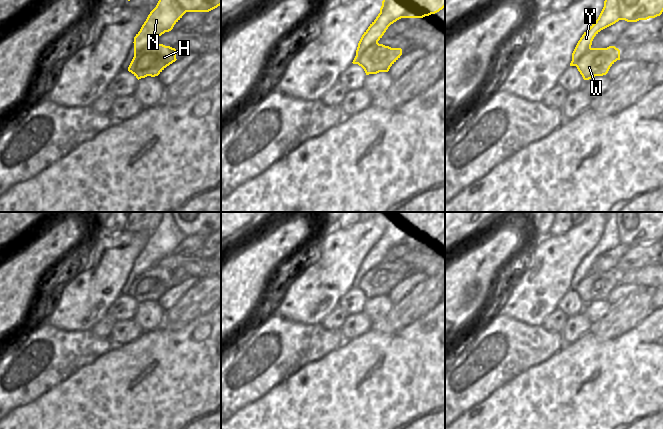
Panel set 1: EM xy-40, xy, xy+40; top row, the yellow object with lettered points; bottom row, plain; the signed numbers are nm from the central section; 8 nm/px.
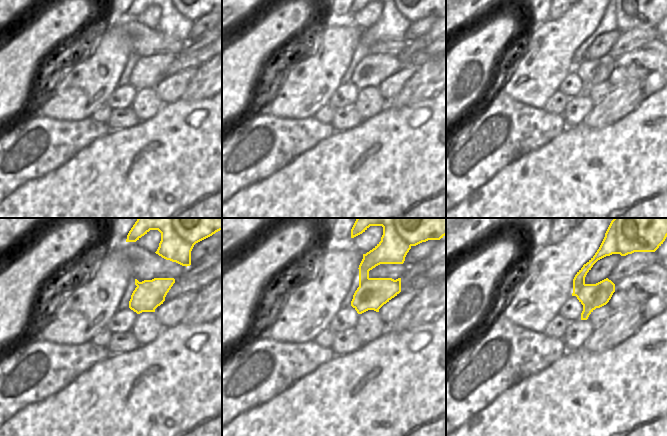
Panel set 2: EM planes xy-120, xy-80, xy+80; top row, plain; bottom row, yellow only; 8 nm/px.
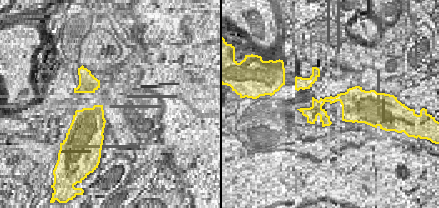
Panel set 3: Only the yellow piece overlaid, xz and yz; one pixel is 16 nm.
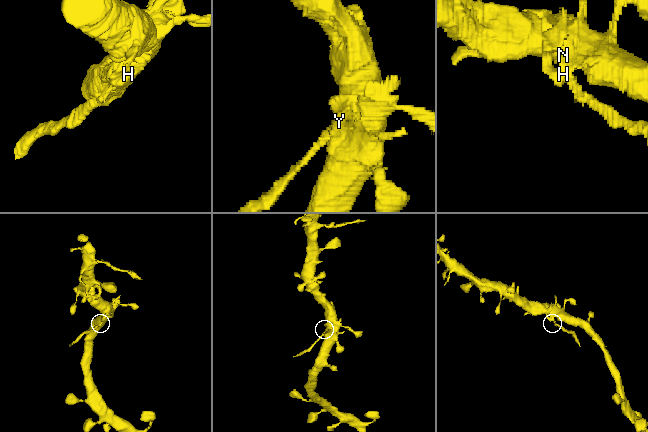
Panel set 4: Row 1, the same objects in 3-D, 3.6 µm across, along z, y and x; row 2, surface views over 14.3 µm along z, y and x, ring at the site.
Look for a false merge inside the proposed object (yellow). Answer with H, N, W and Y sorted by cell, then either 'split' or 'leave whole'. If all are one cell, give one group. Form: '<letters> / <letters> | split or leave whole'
H W / N Y | split

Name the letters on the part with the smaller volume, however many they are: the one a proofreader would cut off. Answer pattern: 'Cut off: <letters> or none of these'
Cut off: H, W

